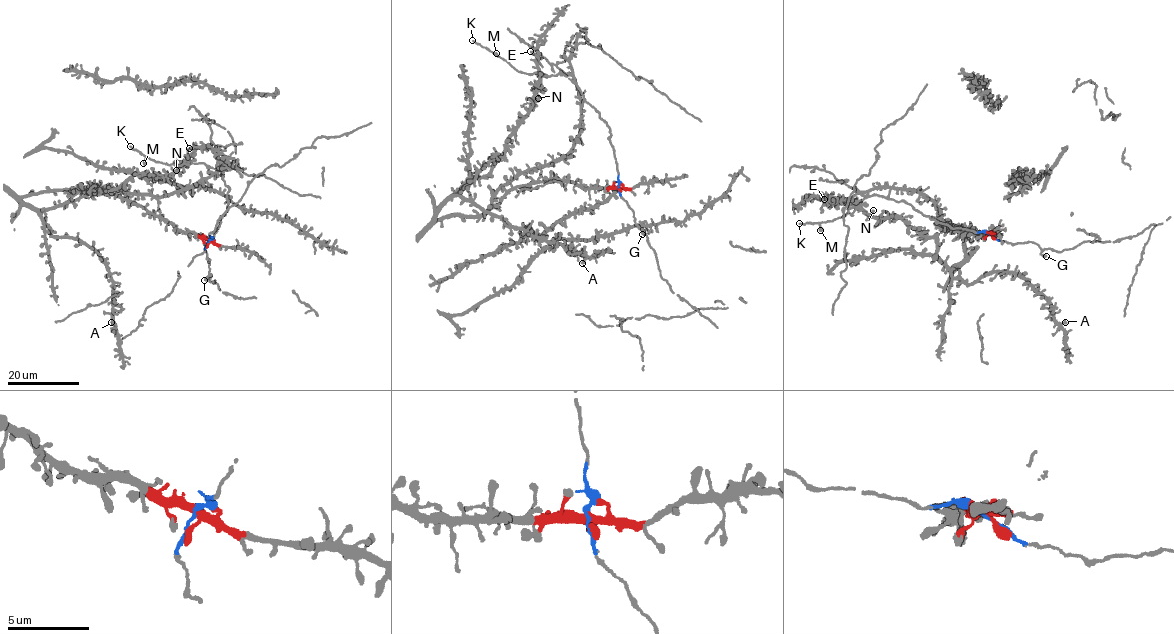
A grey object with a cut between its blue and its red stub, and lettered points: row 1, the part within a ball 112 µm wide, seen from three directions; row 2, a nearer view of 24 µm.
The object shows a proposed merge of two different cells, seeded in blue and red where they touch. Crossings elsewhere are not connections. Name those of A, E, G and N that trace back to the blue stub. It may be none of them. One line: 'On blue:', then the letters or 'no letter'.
On blue: G

